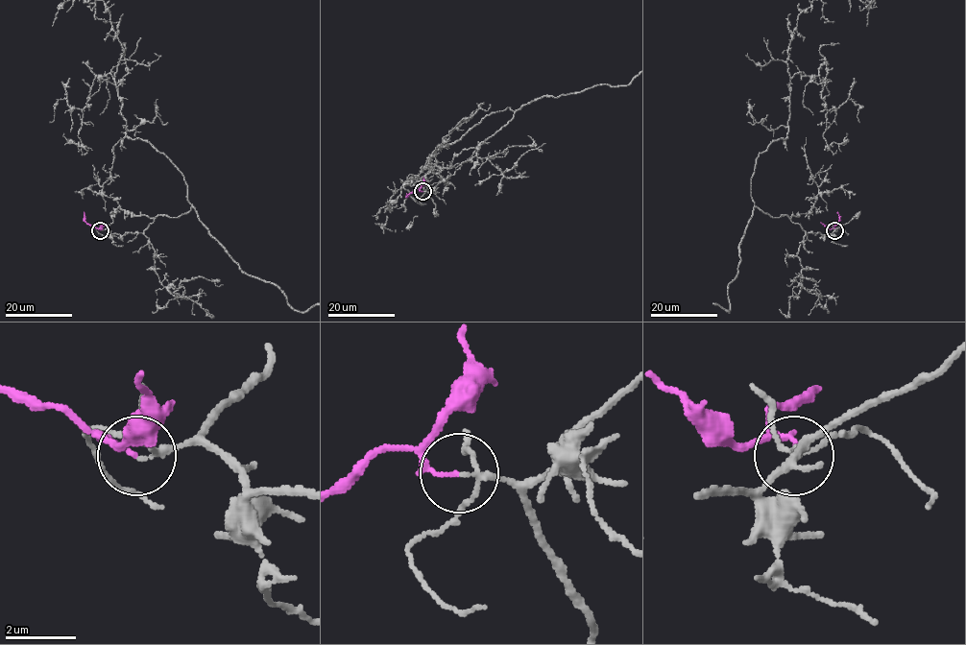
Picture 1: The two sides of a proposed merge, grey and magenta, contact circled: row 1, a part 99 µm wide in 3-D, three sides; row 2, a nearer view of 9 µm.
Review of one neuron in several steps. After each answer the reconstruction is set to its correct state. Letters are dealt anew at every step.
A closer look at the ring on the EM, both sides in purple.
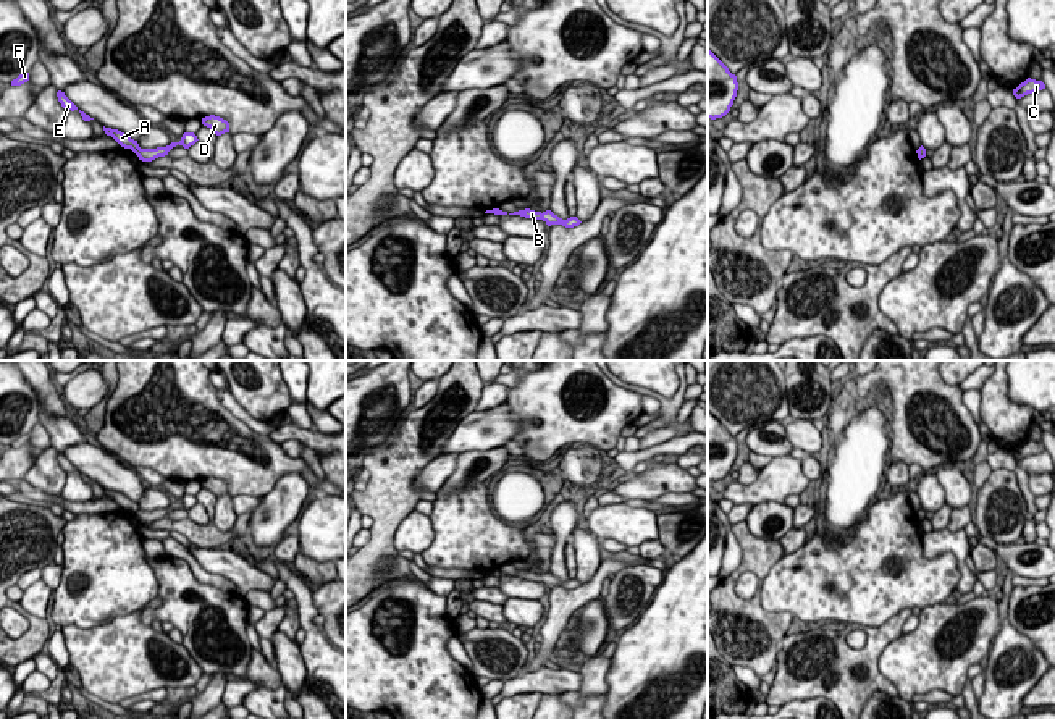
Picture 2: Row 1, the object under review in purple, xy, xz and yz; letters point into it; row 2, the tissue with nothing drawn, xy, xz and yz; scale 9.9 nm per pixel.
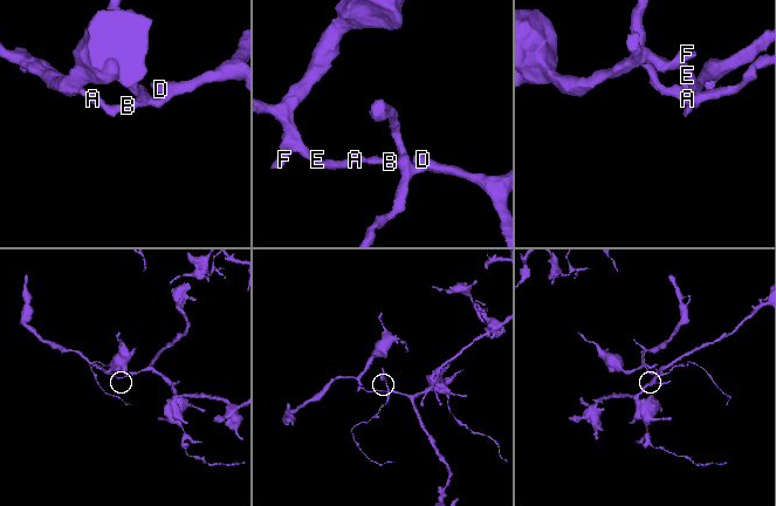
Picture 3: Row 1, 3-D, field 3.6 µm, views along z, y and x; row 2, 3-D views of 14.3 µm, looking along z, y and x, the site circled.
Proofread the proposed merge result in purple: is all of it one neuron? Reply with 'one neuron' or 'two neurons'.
two neurons

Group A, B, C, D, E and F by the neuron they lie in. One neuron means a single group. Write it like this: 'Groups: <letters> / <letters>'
Groups: A E F / B C D

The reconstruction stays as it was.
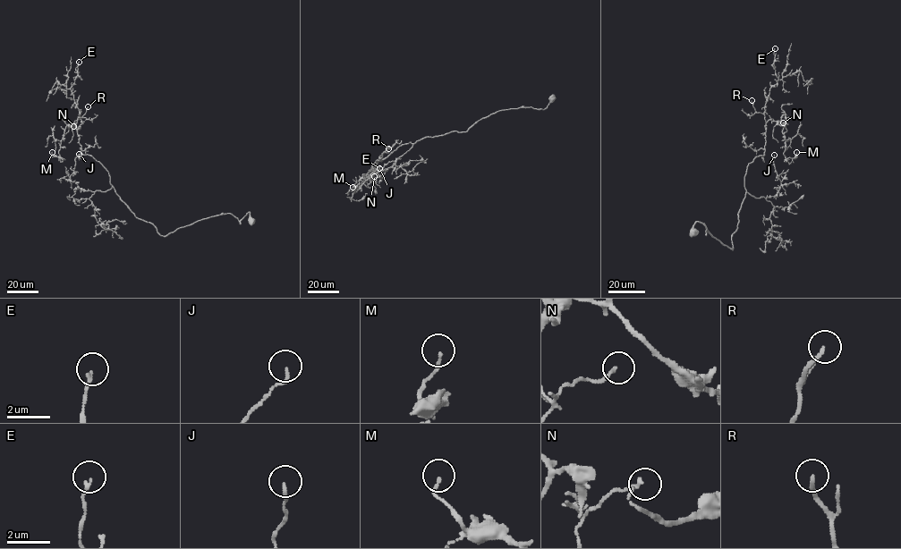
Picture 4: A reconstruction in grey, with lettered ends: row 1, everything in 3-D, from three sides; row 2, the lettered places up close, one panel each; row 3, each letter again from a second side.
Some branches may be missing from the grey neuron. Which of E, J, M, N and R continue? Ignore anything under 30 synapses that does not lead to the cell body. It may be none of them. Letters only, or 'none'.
none

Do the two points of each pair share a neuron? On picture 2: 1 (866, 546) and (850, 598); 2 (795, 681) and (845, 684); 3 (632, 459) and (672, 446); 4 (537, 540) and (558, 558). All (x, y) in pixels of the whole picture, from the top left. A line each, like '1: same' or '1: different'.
1: same
2: same
3: same
4: different

